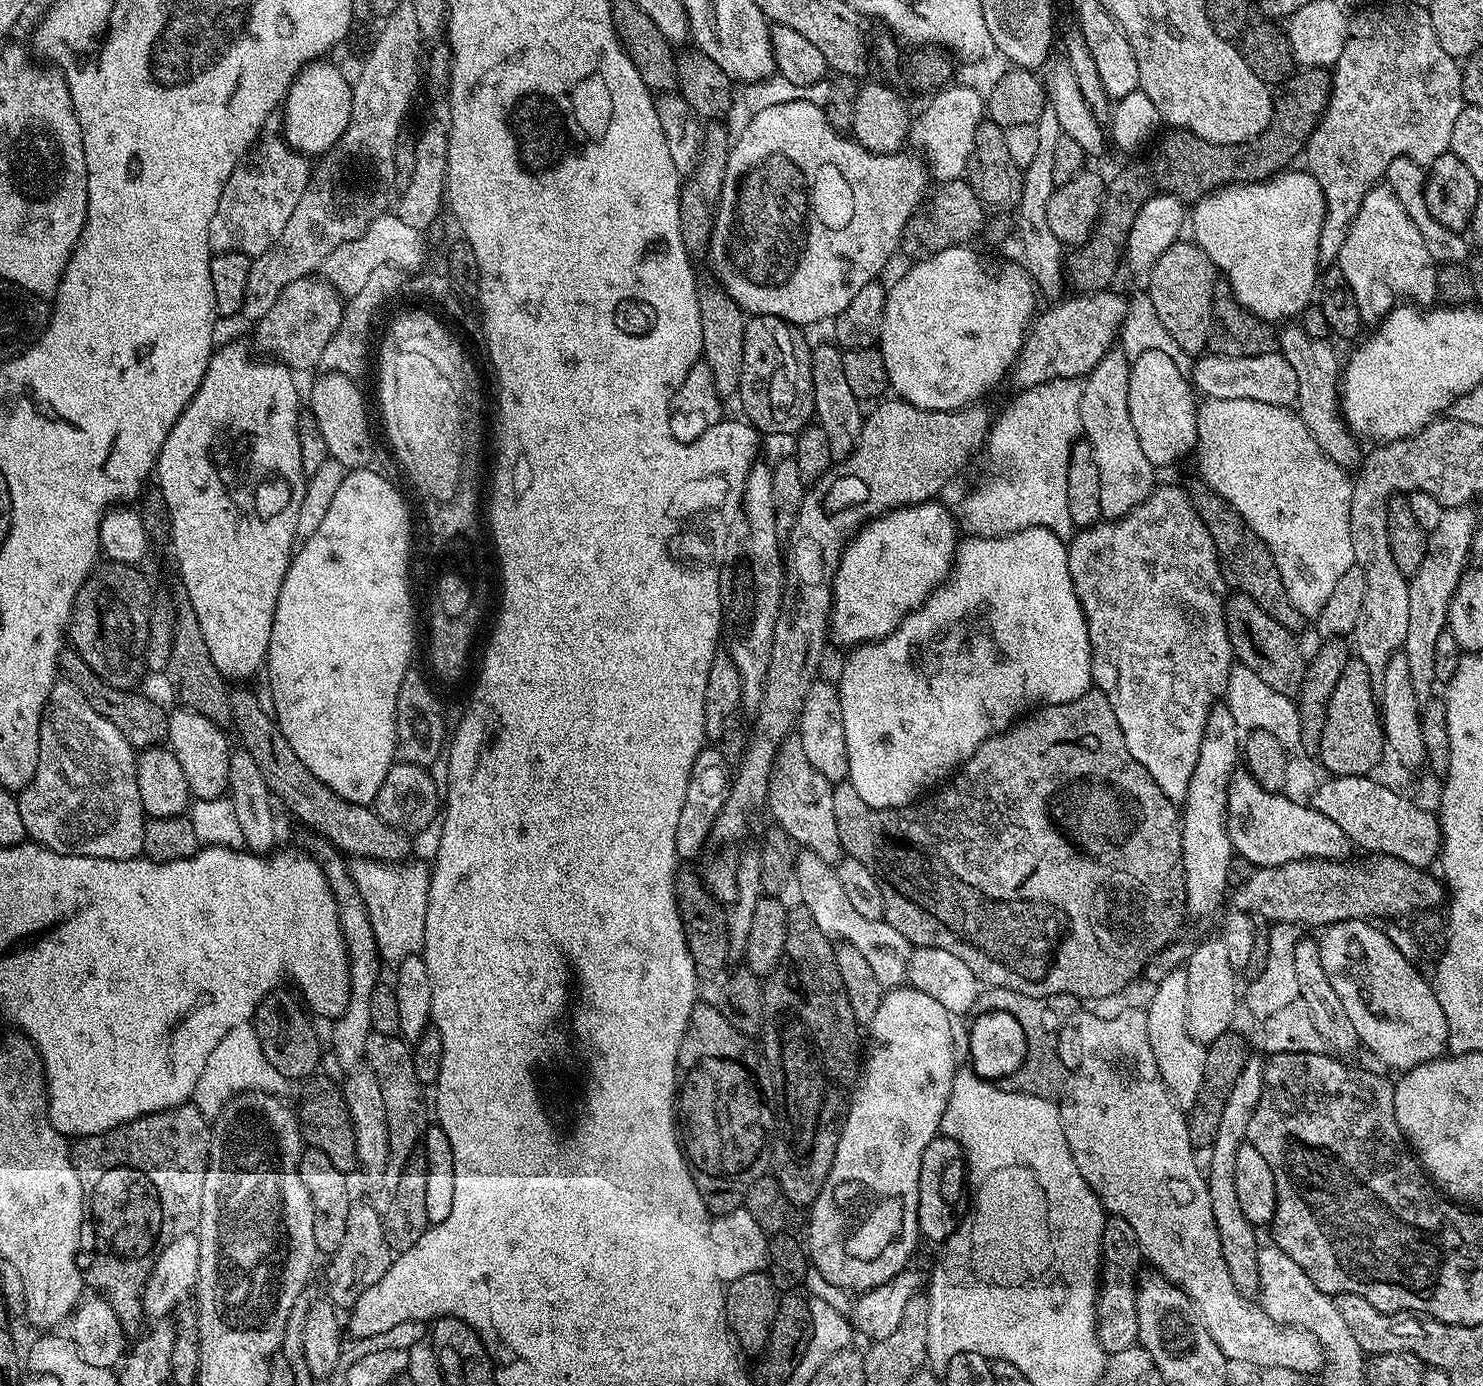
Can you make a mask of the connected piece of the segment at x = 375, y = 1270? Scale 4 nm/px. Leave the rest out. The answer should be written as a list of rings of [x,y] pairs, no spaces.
[[[353,1202],[350,1214],[346,1214],[346,1234],[342,1237],[342,1246],[338,1246],[338,1250],[330,1256],[332,1262],[328,1266],[327,1299],[337,1309],[351,1309],[356,1299],[366,1290],[370,1290],[370,1286],[377,1284],[382,1274],[386,1274],[393,1259],[394,1253],[386,1242],[383,1215],[372,1204]]]

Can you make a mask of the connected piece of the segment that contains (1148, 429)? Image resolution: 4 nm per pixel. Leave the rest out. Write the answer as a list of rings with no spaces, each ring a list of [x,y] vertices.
[[[1150,349],[1131,361],[1128,397],[1134,434],[1138,434],[1142,451],[1157,469],[1163,470],[1167,464],[1174,463],[1191,448],[1193,451],[1197,447],[1198,396],[1189,377],[1178,370],[1170,355],[1164,354],[1162,350]]]

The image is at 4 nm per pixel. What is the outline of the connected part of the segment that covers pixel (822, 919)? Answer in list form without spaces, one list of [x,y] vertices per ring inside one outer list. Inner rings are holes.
[[[803,849],[797,853],[795,861],[794,878],[802,889],[802,906],[810,910],[818,928],[829,939],[854,946],[870,964],[874,976],[885,988],[899,987],[907,979],[908,960],[912,949],[908,939],[884,919],[872,920],[863,917],[851,905],[835,867],[826,863],[815,851]]]

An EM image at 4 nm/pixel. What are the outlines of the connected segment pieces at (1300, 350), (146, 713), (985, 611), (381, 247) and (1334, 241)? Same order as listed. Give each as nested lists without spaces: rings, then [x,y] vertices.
[[[1300,322],[1285,323],[1278,332],[1278,351],[1290,362],[1290,366],[1294,366],[1294,374],[1298,374],[1298,398],[1295,407],[1307,435],[1312,436],[1314,442],[1318,442],[1324,455],[1329,456],[1339,468],[1356,470],[1362,464],[1361,441],[1348,427],[1342,415],[1340,406],[1342,360],[1336,357],[1335,350],[1329,344],[1327,339],[1313,340]]]
[[[64,650],[60,653],[59,671],[63,679],[75,684],[76,688],[98,710],[98,714],[105,716],[126,738],[126,742],[132,745],[133,749],[143,750],[145,748],[157,747],[167,739],[168,717],[167,709],[163,709],[156,701],[139,696],[136,690],[121,690],[110,686],[107,680],[103,680],[98,674],[86,666],[86,662],[74,650]]]
[[[1028,528],[1007,534],[972,534],[964,539],[959,541],[956,549],[954,575],[951,579],[940,584],[916,611],[908,613],[904,621],[883,640],[853,647],[840,672],[838,687],[842,702],[842,726],[846,726],[847,779],[854,790],[858,790],[862,802],[872,808],[903,809],[911,805],[921,794],[947,781],[989,736],[1012,727],[1025,710],[1077,700],[1093,687],[1090,638],[1080,599],[1076,597],[1072,576],[1068,573],[1068,544],[1048,528]]]
[[[395,214],[374,218],[374,222],[370,222],[370,226],[361,236],[338,246],[328,255],[322,265],[323,279],[330,283],[335,281],[345,292],[362,290],[362,286],[366,286],[368,281],[369,272],[389,257],[401,260],[403,264],[415,264],[420,258],[420,240],[417,237],[421,233],[421,229],[406,226],[406,222],[402,222],[402,218]]]
[[[1384,4],[1381,8],[1372,8],[1369,12],[1360,12],[1357,16],[1353,15],[1351,17],[1348,25],[1346,46],[1342,50],[1342,54],[1332,72],[1332,97],[1328,100],[1328,109],[1324,111],[1324,117],[1321,118],[1318,126],[1309,136],[1306,145],[1307,171],[1311,172],[1312,177],[1318,182],[1318,186],[1322,188],[1324,200],[1328,203],[1322,224],[1322,234],[1320,235],[1321,265],[1332,266],[1339,261],[1342,242],[1346,242],[1346,234],[1350,230],[1362,202],[1368,192],[1377,187],[1387,177],[1388,167],[1390,162],[1394,162],[1394,158],[1405,156],[1419,164],[1431,166],[1440,155],[1449,151],[1450,133],[1454,131],[1454,122],[1457,120],[1460,111],[1466,107],[1464,95],[1466,95],[1466,89],[1461,65],[1456,58],[1451,57],[1450,54],[1446,54],[1446,51],[1442,50],[1442,45],[1438,40],[1438,35],[1435,34],[1434,24],[1431,22],[1431,14],[1427,7],[1422,6],[1422,8],[1419,8],[1416,4]]]

